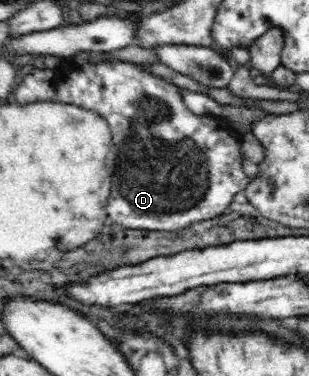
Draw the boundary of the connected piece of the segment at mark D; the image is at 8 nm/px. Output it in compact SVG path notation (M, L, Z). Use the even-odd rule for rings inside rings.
M120 61L84 64L82 67L74 69L66 77L58 78L56 93L53 99L56 99L58 102L72 104L96 112L107 121L107 124L111 129L112 145L107 157L106 170L109 170L110 178L112 179L112 193L110 193L110 195L114 195L114 197L108 199L108 207L106 207L106 209L108 209L112 221L118 225L122 225L122 227L126 227L126 229L178 231L178 229L188 227L188 225L192 225L192 223L212 219L212 217L216 217L218 213L222 213L222 211L232 203L232 198L235 197L238 192L244 191L244 188L250 183L251 178L246 176L245 170L242 168L242 162L246 156L242 152L242 137L238 132L228 123L225 123L223 119L209 114L196 115L195 113L192 113L184 103L182 92L180 92L178 86L166 82L161 76L146 72L146 70L140 68L138 64Z

